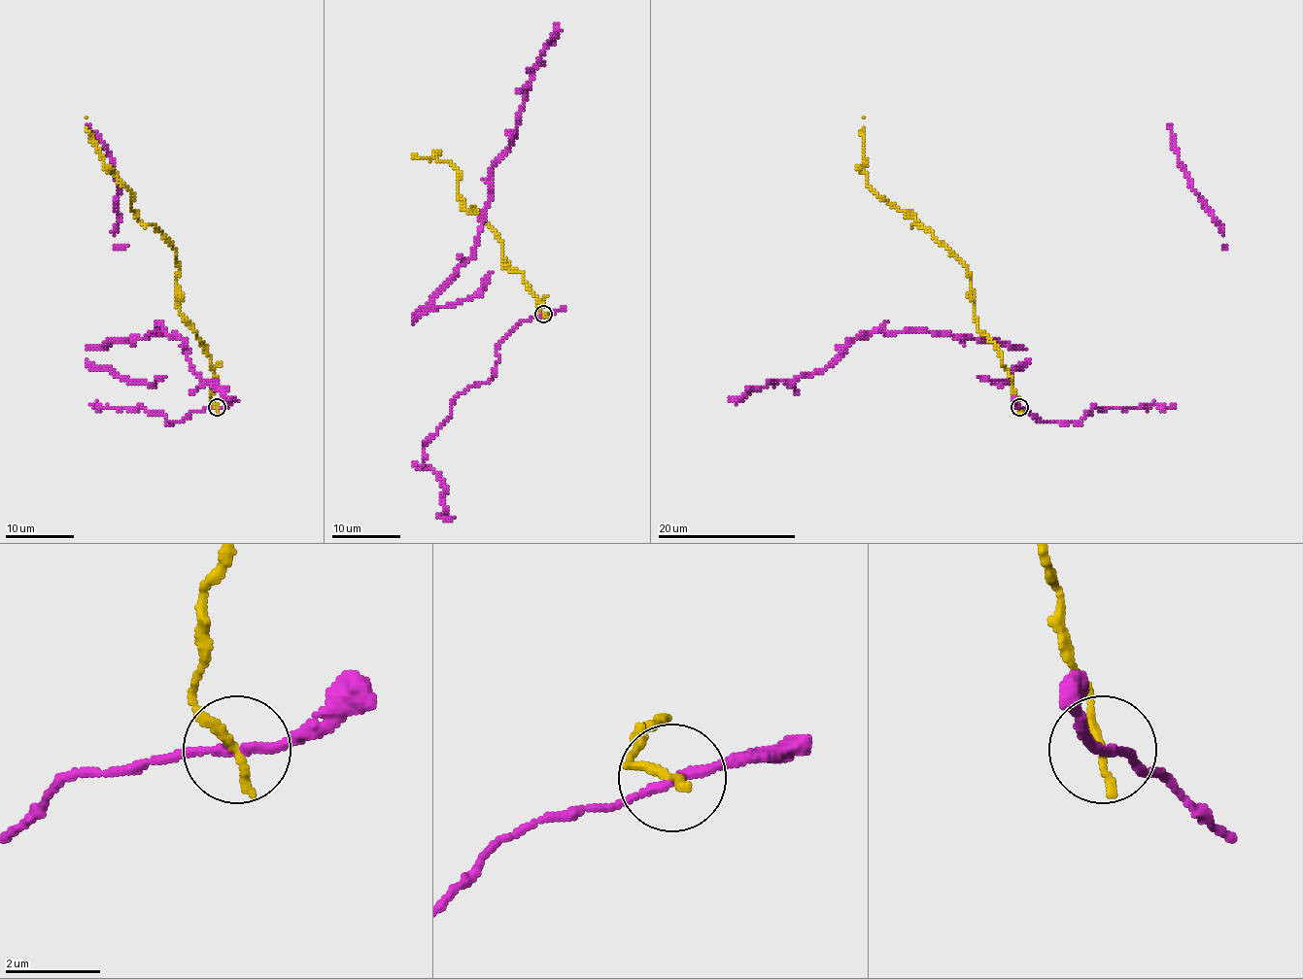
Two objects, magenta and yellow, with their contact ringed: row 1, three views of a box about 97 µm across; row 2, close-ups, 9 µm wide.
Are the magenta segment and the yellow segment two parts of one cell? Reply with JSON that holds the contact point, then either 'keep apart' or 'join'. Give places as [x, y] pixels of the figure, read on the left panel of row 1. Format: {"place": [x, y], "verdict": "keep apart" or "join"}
{"place": [217, 407], "verdict": "keep apart"}

